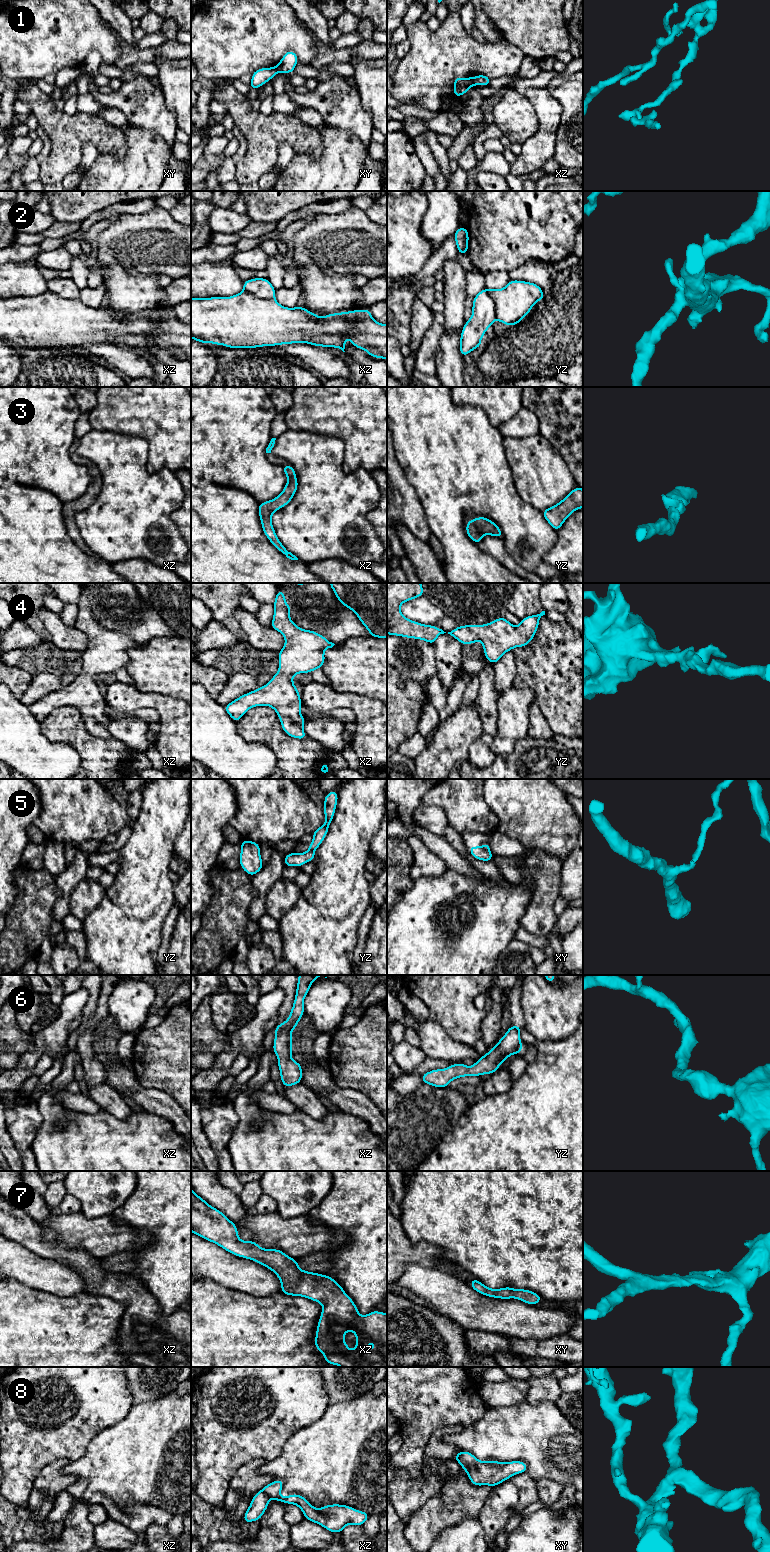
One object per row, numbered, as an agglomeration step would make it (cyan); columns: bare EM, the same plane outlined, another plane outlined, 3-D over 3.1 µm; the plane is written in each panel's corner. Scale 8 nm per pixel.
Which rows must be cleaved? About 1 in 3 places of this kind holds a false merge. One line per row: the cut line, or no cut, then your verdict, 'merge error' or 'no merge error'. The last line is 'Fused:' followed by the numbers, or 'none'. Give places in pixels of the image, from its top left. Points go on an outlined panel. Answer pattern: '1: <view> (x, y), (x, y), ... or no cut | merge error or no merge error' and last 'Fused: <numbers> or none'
1: xz (472, 78), (473, 84) | merge error
2: xz (244, 289), (259, 298), (274, 298) | merge error
3: no cut | no merge error
4: no cut | no merge error
5: yz (309, 848), (314, 850) | merge error
6: no cut | no merge error
7: no cut | no merge error
8: xz (261, 1490), (268, 1498) | merge error
Fused: 1, 2, 5, 8

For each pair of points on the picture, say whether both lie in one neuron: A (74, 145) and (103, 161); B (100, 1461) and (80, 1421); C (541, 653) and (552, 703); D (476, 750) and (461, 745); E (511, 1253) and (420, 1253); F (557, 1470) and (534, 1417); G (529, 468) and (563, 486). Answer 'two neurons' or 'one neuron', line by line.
A: two neurons
B: two neurons
C: one neuron
D: two neurons
E: two neurons
F: one neuron
G: one neuron

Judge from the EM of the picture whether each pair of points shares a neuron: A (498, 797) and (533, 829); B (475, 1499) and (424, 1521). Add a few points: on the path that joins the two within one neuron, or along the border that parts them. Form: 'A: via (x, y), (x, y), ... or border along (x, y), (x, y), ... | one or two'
A: via (507, 803), (524, 820) | one
B: via (462, 1500), (457, 1500), (437, 1514) | one

